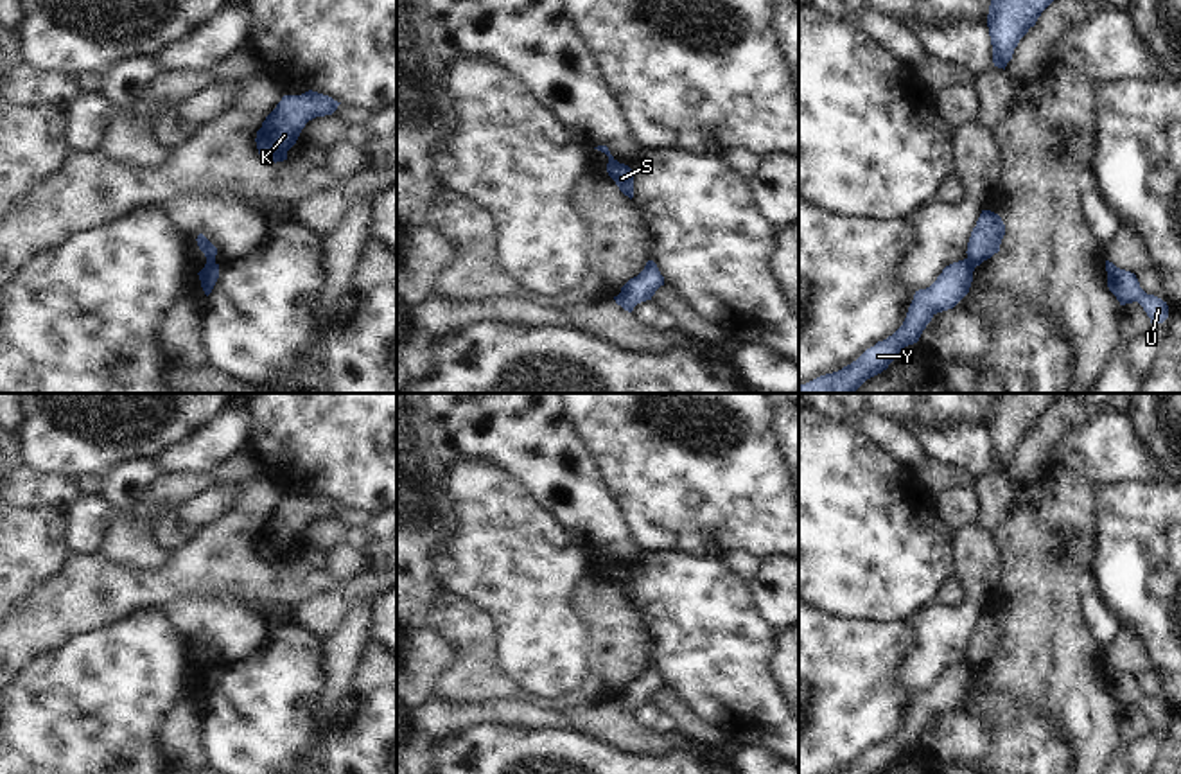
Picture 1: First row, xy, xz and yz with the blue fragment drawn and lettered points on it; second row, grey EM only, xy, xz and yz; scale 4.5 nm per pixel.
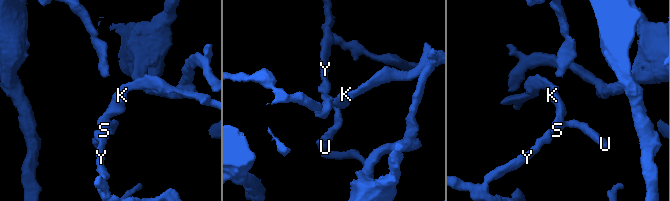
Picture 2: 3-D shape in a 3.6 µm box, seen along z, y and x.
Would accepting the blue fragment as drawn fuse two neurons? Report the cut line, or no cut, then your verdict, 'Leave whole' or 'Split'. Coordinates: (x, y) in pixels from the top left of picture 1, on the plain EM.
Split along xy (207, 661), (214, 665). Split.

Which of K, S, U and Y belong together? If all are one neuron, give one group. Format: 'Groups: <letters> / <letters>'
Groups: K S U / Y.

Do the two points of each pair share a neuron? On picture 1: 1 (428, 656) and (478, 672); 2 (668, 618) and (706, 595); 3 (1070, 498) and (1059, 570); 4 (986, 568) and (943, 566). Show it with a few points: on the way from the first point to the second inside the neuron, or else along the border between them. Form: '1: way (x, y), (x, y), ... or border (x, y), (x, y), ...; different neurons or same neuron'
1: border (431, 625), (454, 650), (435, 697); different neurons
2: way (677, 618), (682, 618), (697, 604); same neuron
3: way (1068, 516), (1068, 552); same neuron
4: border (952, 534), (955, 575); different neurons

